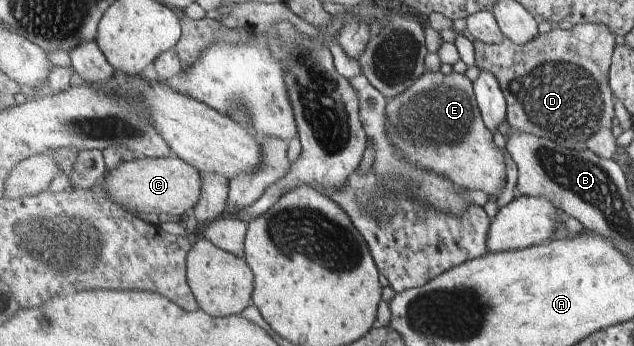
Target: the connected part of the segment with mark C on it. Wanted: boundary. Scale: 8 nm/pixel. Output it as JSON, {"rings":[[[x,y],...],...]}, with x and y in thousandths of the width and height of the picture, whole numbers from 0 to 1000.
{"rings":[[[278,448],[260,457],[215,457],[210,465],[189,471],[183,488],[170,494],[161,540],[169,546],[170,572],[189,598],[200,592],[218,616],[265,621],[268,633],[285,636],[293,610],[308,604],[319,564],[319,500],[304,477]]]}

